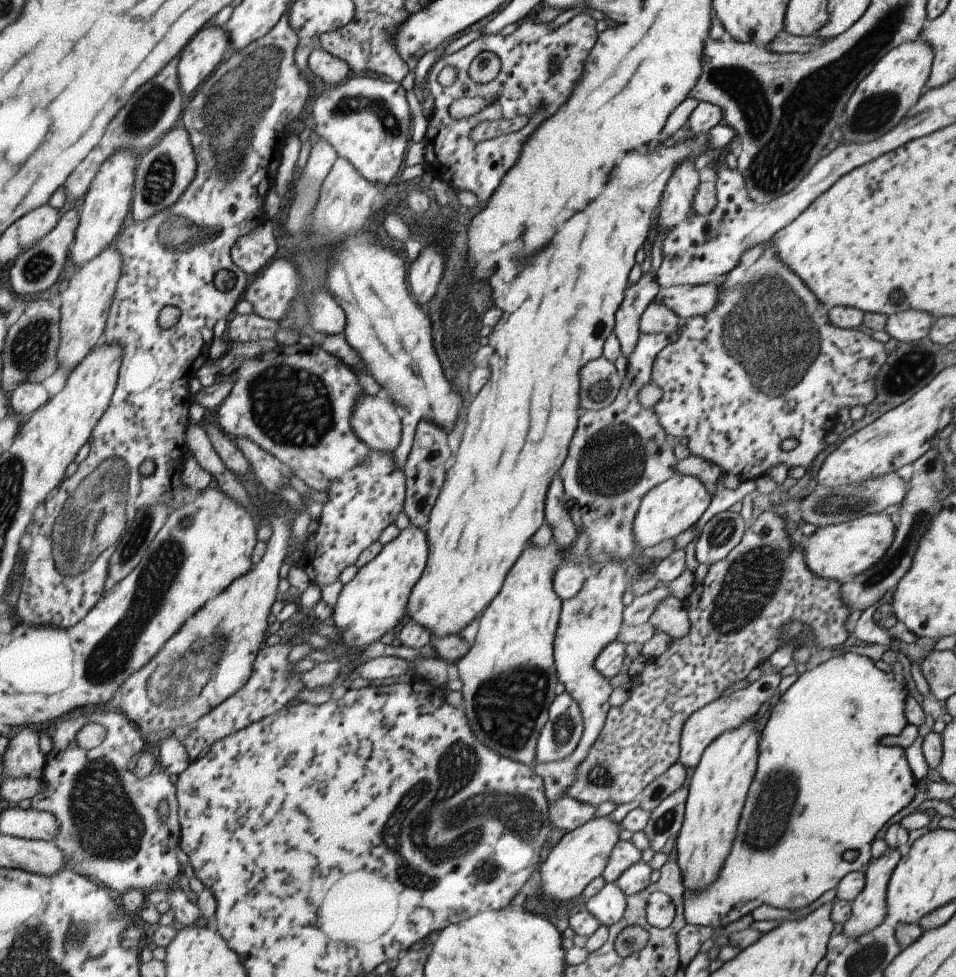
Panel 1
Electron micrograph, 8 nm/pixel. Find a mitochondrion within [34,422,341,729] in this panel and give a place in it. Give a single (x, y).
(87, 516)

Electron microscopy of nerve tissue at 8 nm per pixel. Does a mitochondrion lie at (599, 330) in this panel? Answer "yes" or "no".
no

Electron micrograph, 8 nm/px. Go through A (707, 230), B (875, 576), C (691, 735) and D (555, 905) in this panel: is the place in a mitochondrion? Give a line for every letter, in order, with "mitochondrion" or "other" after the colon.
A: other
B: mitochondrion
C: other
D: other

